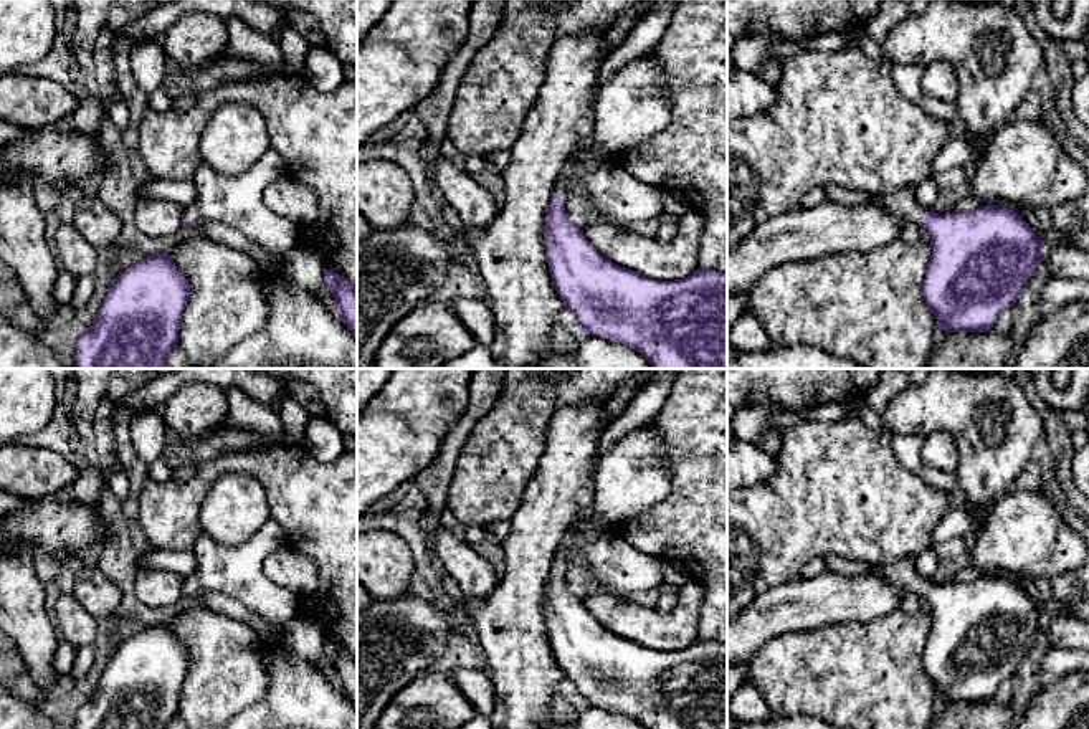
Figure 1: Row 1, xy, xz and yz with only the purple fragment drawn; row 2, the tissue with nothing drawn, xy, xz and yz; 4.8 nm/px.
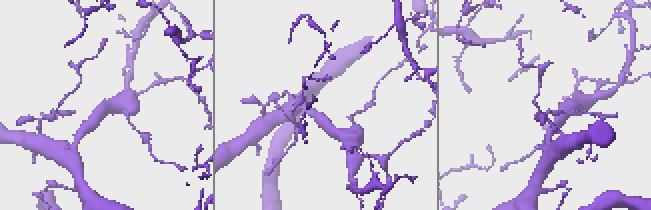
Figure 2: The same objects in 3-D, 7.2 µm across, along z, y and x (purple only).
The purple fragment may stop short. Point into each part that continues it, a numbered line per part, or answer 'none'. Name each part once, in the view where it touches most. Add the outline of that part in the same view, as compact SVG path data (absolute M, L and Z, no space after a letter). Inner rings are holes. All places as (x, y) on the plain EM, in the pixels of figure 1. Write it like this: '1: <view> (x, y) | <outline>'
1: yz (903, 574) | M915 555L886 565L873 565L869 574L906 592L920 593L925 585L925 579L915 569Z

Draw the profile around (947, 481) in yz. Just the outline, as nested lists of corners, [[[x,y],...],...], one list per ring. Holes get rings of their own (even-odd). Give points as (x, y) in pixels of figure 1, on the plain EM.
[[[922,466],[917,473],[927,484],[935,486],[955,499],[960,498],[960,483],[957,473],[945,473],[935,468]]]

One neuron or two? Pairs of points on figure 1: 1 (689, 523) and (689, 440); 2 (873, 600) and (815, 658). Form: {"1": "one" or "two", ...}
{"1": "one", "2": "two"}

